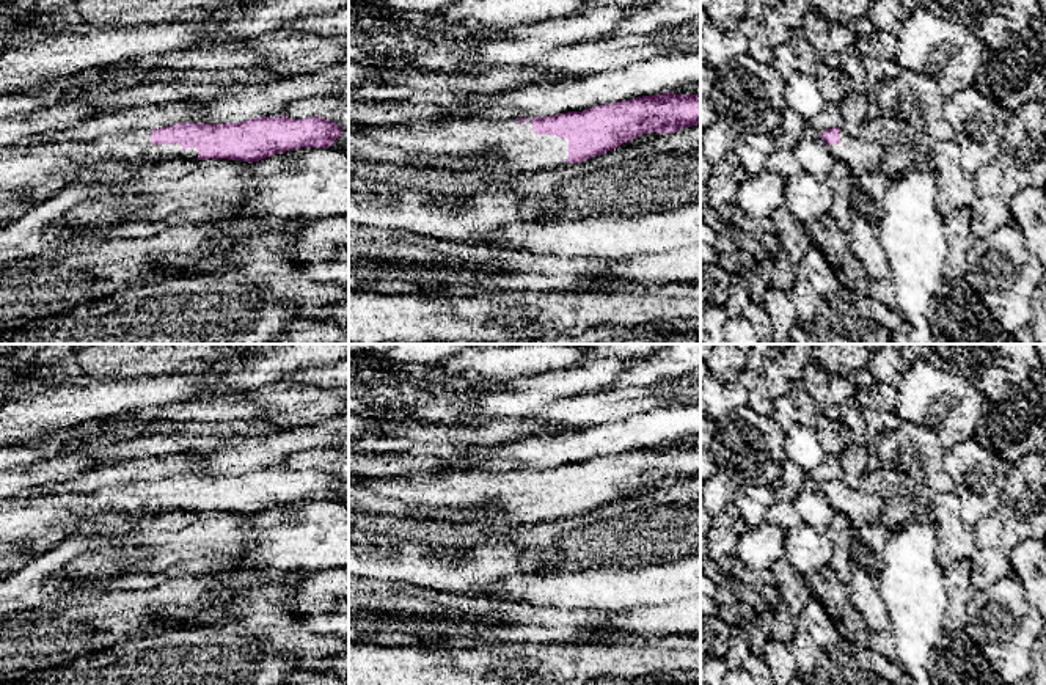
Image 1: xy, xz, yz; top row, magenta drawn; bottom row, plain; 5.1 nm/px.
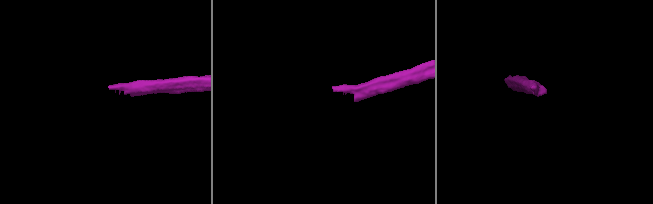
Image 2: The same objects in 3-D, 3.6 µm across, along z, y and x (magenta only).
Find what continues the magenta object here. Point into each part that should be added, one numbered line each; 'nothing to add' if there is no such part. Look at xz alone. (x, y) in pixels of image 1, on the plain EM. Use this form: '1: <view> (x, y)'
1: xz (473, 495)

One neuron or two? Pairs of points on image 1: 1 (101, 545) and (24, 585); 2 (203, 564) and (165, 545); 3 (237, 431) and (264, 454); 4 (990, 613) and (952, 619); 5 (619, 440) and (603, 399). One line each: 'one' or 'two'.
1: one
2: one
3: two
4: two
5: two

